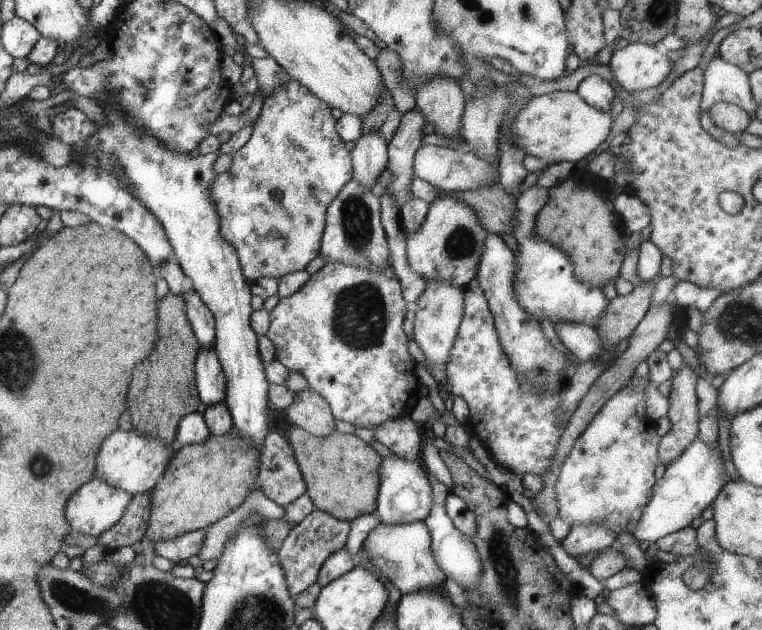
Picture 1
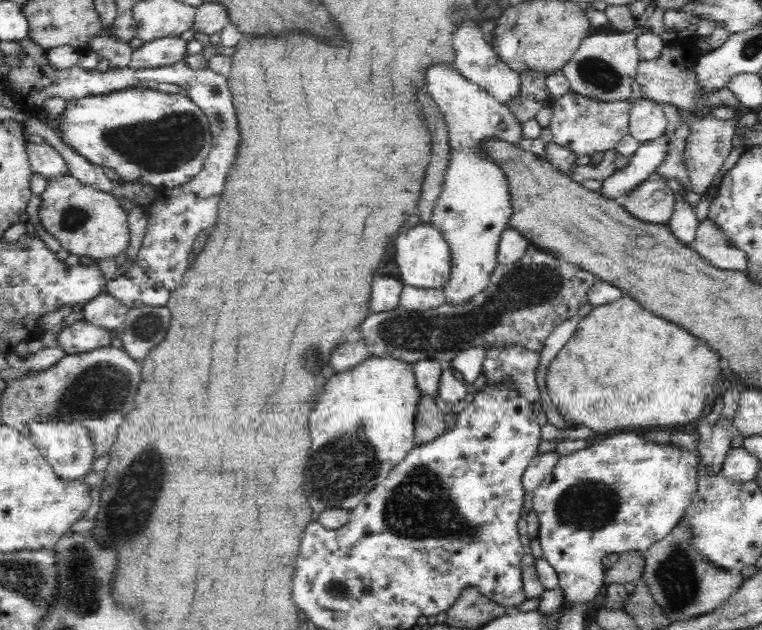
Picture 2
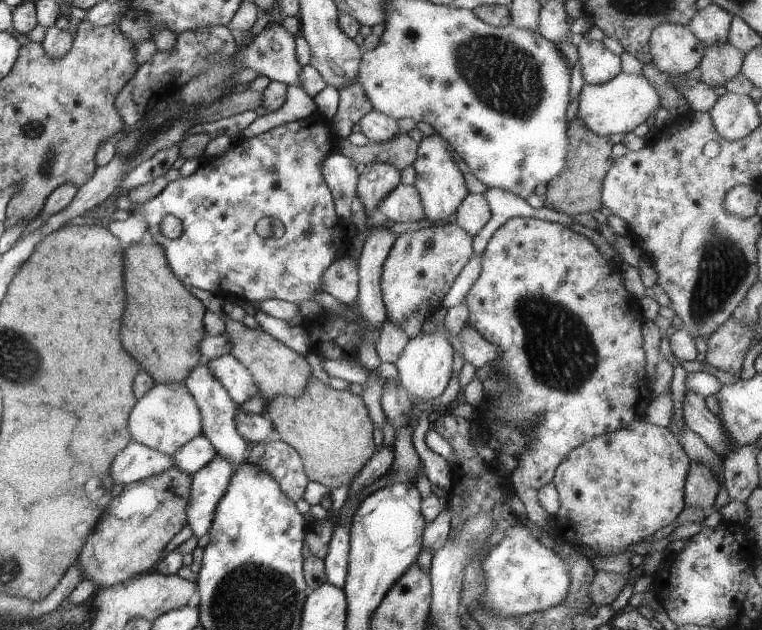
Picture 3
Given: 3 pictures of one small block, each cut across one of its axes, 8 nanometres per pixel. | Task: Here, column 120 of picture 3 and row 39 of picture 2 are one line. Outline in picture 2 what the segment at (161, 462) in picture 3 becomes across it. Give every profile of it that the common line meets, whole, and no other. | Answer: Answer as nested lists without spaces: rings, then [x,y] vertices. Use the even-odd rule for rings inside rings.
[[[462,22],[452,36],[452,49],[454,49],[453,66],[466,80],[485,88],[498,102],[506,104],[510,98],[518,94],[520,75],[508,65],[504,64],[492,46],[484,39],[484,33],[478,22]]]

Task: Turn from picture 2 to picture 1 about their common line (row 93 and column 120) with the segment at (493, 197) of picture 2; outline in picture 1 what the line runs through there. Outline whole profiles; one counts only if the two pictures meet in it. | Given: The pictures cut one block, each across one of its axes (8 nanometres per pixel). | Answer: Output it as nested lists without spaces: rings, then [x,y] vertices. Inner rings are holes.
[[[133,429],[127,432],[115,430],[99,446],[95,456],[94,477],[127,494],[143,493],[155,486],[173,455],[172,445],[158,438],[139,436]]]

